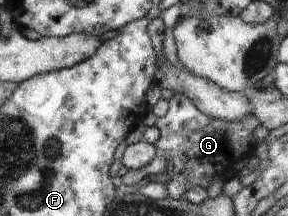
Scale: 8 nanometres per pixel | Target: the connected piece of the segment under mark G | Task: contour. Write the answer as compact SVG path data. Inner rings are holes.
M175 94L168 101L168 110L155 123L159 129L157 157L167 159L166 172L170 179L164 185L168 197L185 200L186 194L196 187L208 190L214 179L227 181L237 174L233 166L238 160L254 154L257 142L253 131L260 121L253 114L242 120L228 122L205 115L188 97Z

